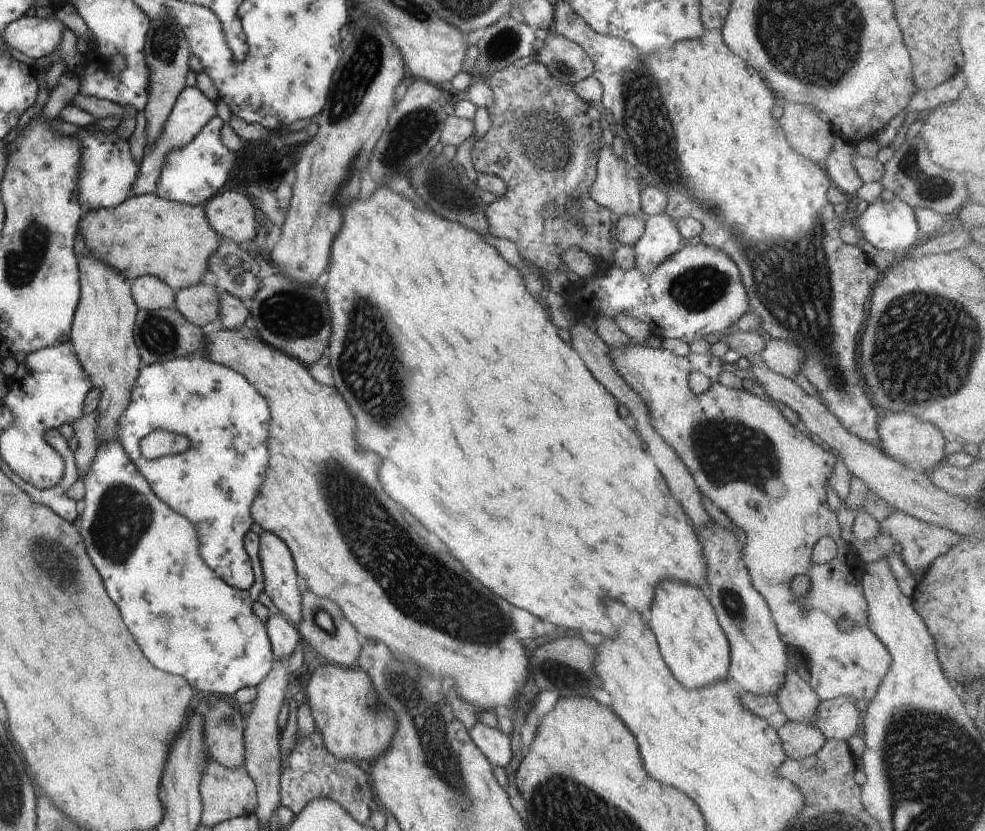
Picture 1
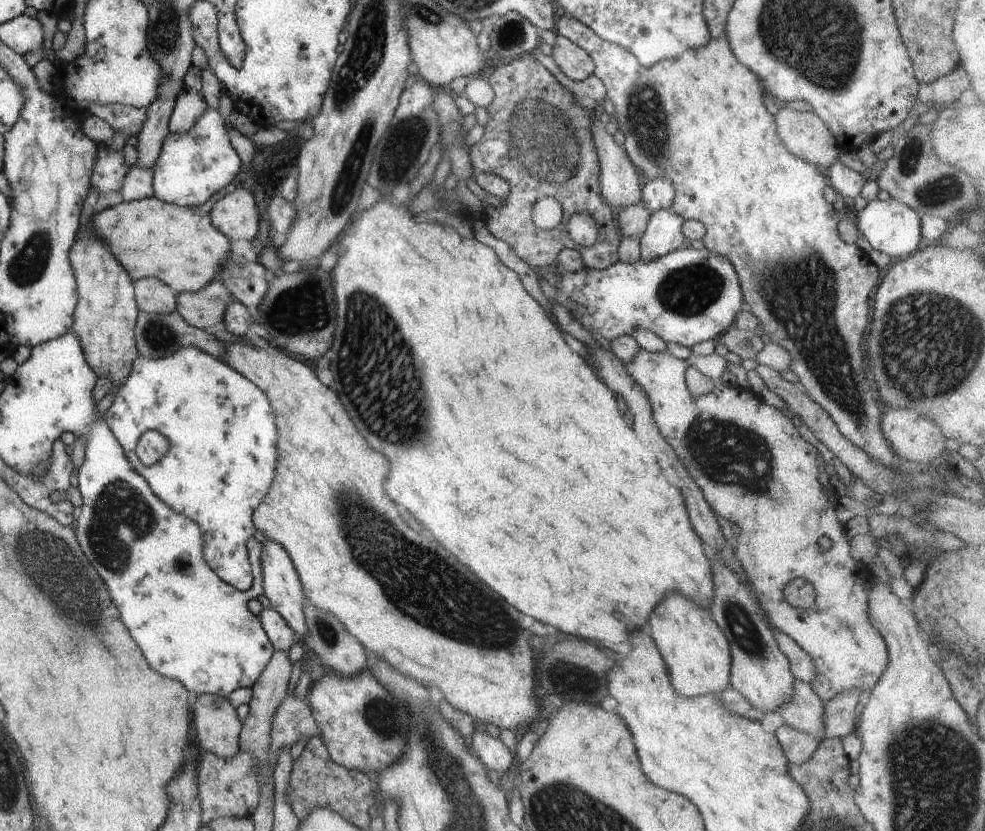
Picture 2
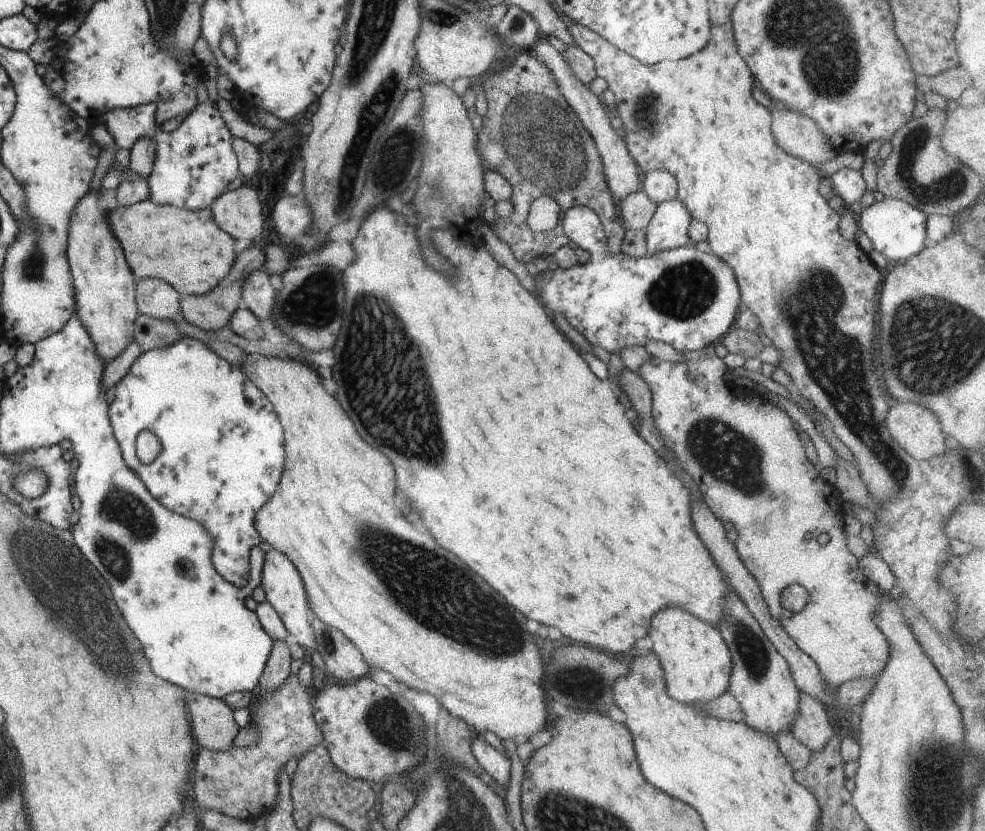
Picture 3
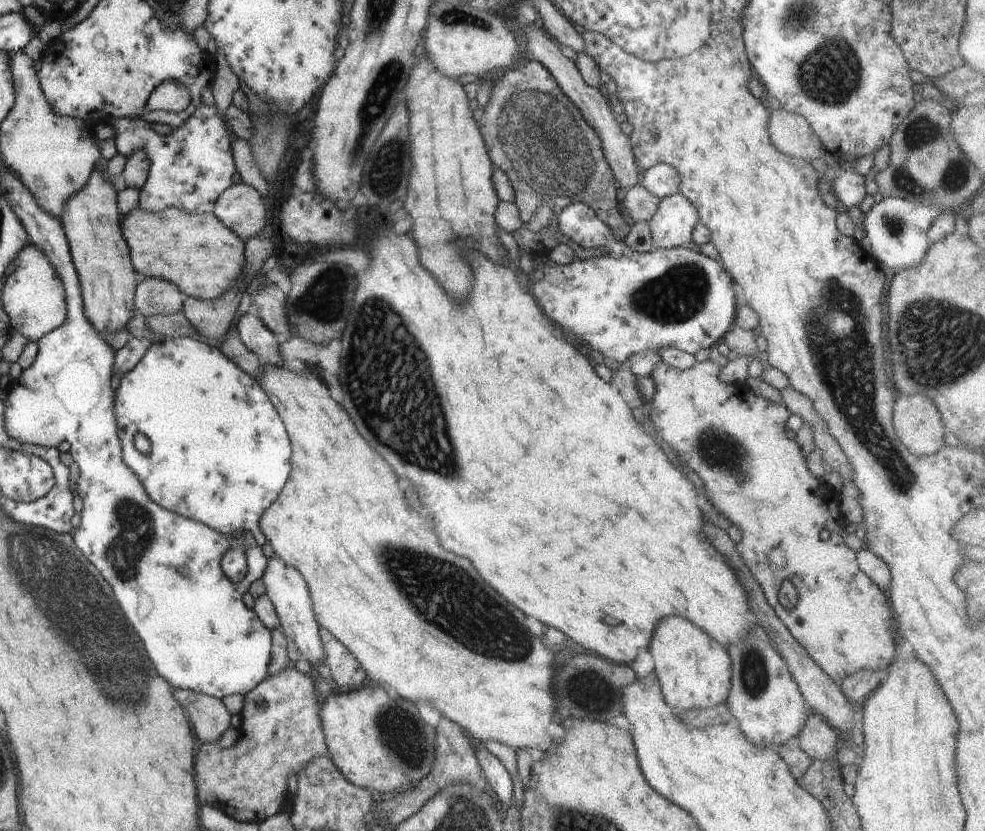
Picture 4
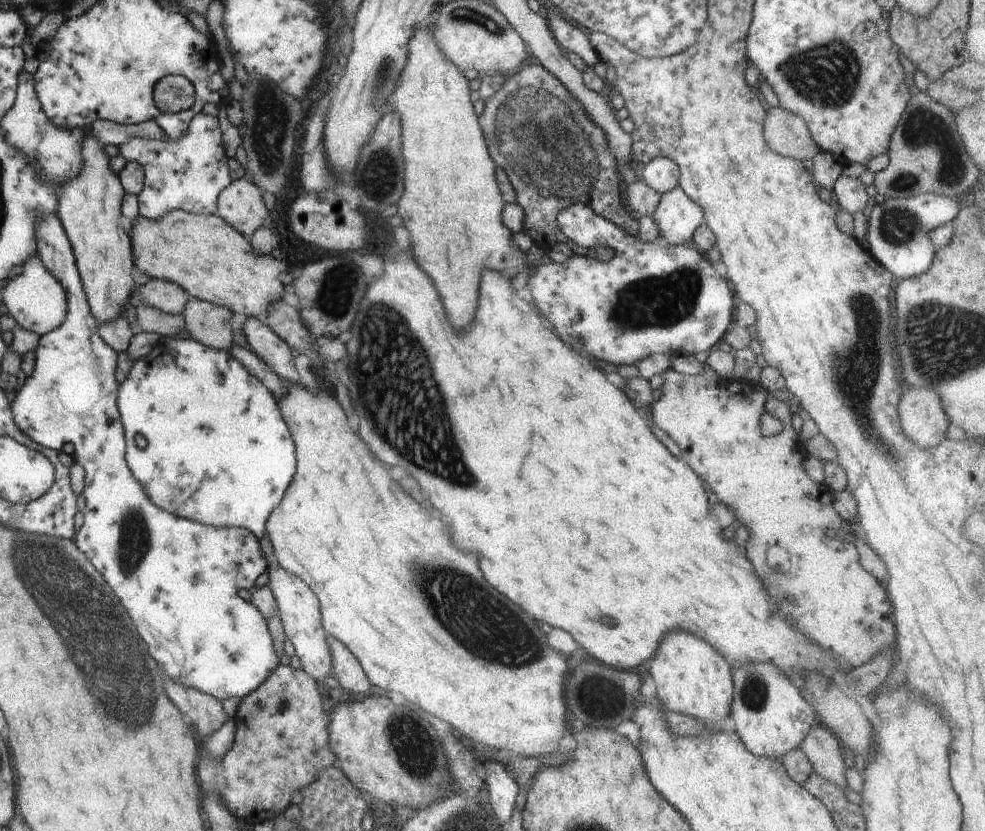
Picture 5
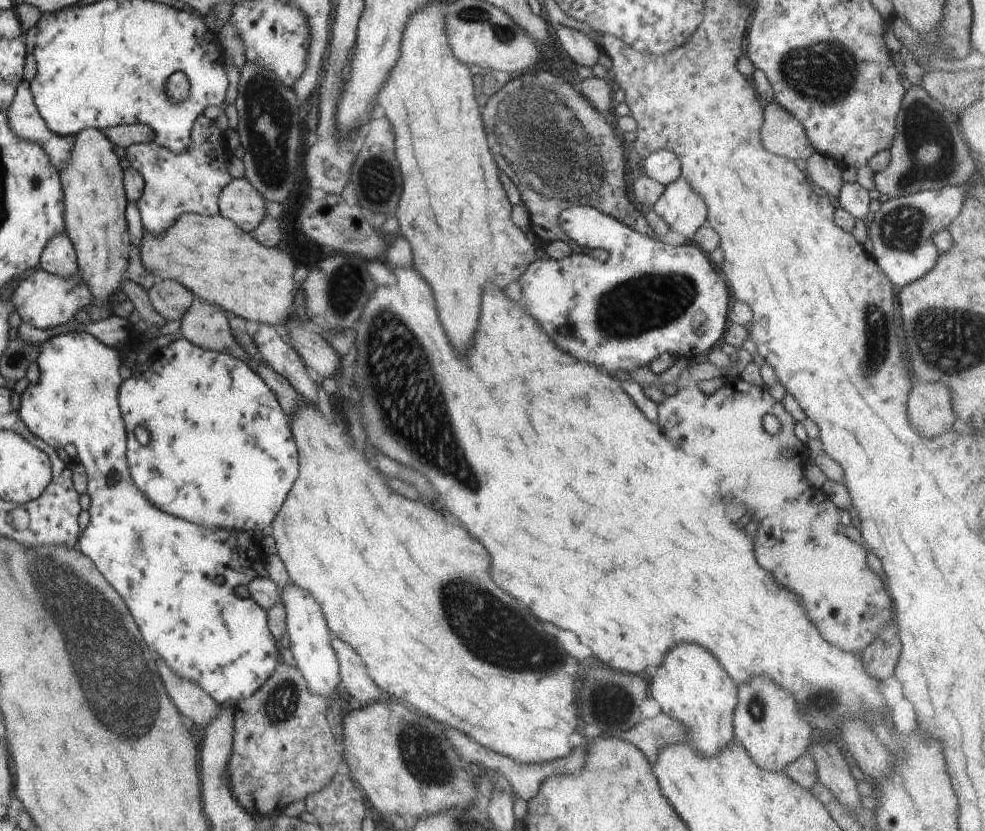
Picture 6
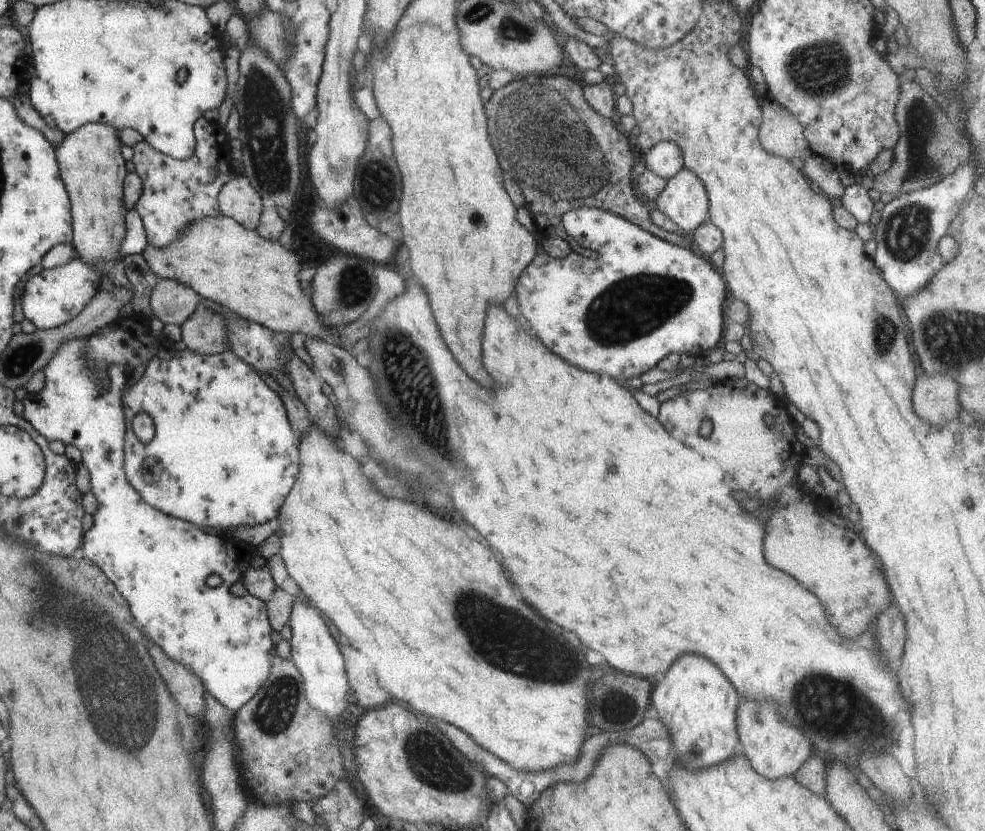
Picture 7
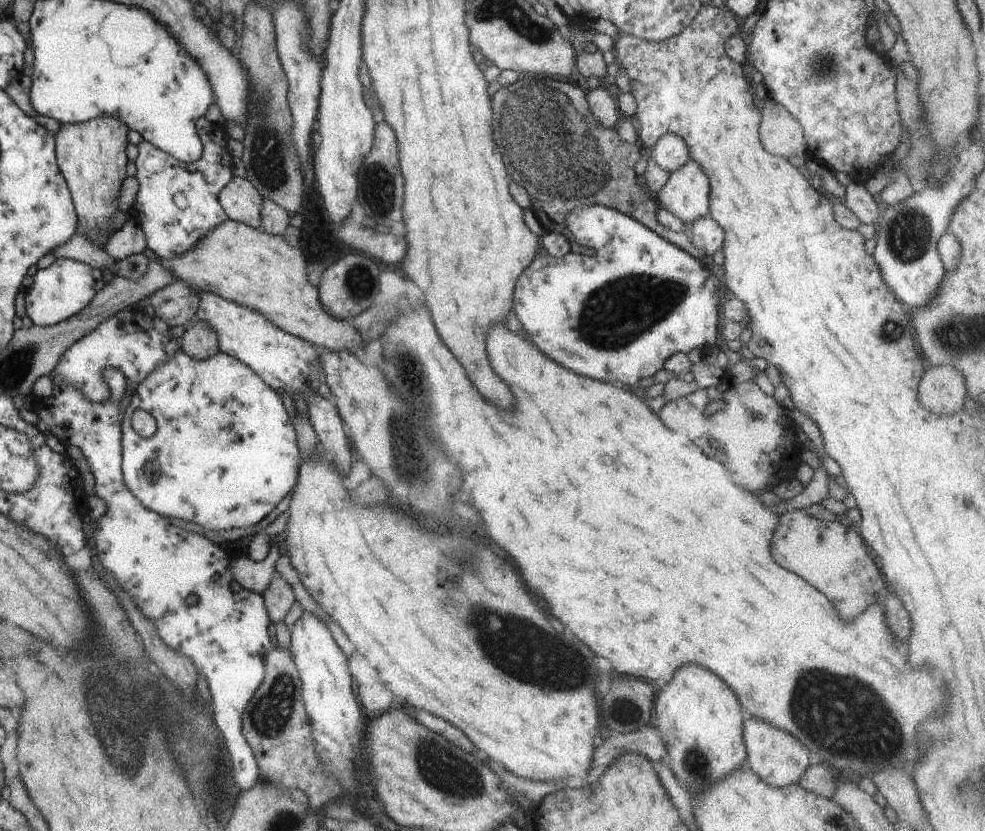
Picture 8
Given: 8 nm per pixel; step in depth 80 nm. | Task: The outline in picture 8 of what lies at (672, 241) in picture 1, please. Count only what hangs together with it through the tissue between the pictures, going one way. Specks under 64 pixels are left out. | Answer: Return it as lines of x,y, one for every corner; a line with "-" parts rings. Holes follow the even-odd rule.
696,161
674,171
654,198
684,224
709,216
710,183

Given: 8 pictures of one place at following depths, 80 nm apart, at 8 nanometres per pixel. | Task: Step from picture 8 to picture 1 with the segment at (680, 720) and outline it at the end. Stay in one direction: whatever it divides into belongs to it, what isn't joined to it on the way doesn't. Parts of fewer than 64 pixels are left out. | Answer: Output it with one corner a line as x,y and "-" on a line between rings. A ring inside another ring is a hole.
662,580
654,588
650,628
674,678
687,689
697,689
729,676
731,648
708,594
700,587
678,580

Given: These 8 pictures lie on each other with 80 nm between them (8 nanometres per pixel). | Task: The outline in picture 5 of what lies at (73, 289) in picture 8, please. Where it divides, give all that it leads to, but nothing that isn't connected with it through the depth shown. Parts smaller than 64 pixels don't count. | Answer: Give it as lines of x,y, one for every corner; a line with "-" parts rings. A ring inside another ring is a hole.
37,255
27,258
26,262
22,263
21,266
22,272
11,276
4,283
6,284
6,288
2,292
4,310
25,331
28,330
31,333
42,336
58,328
64,322
68,312
66,291
45,267
45,264
42,264

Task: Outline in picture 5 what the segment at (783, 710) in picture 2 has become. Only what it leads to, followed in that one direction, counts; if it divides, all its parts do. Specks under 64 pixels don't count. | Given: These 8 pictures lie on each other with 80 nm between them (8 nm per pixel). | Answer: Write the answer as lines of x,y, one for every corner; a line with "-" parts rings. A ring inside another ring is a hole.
819,720
810,727
800,750
811,760
813,770
826,780
837,784
844,792
848,787
845,777
844,750
839,747
833,732

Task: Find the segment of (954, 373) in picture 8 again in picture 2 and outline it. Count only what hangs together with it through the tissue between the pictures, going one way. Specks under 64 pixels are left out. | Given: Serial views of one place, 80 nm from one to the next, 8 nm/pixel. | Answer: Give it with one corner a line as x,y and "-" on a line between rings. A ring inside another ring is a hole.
914,410
883,412
880,424
890,448
901,459
929,464
946,452
942,429

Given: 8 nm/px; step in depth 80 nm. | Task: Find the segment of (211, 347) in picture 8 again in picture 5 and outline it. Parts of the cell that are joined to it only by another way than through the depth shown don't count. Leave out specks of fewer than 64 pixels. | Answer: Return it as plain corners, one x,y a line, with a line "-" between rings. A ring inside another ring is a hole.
192,297
183,310
185,328
194,340
210,348
228,351
233,341
230,318
234,313
225,306

